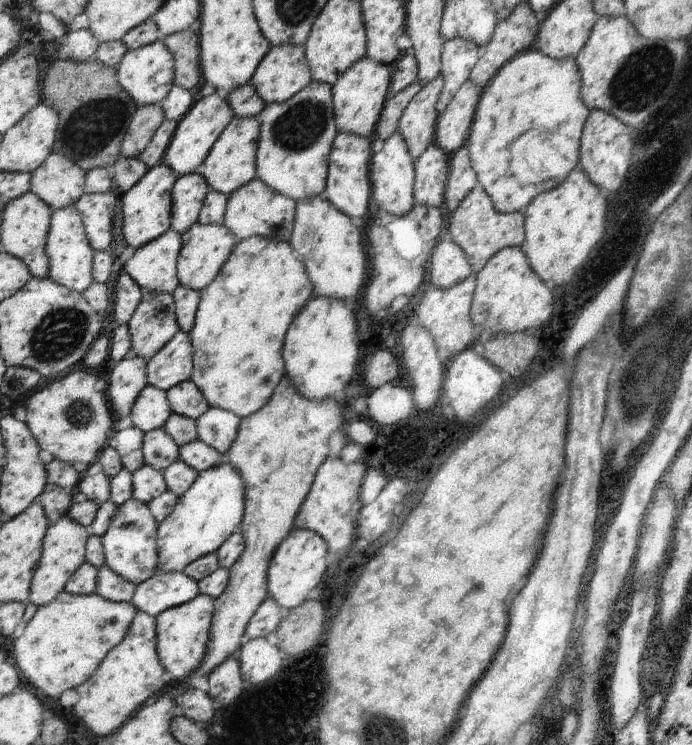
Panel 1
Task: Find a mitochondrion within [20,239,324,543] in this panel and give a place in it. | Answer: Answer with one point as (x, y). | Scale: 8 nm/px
(62, 329)

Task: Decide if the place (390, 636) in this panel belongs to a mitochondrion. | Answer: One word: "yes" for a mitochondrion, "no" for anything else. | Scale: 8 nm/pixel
no

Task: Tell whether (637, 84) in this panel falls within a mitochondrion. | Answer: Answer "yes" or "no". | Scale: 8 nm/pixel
yes

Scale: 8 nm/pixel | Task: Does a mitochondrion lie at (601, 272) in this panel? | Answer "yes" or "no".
no

